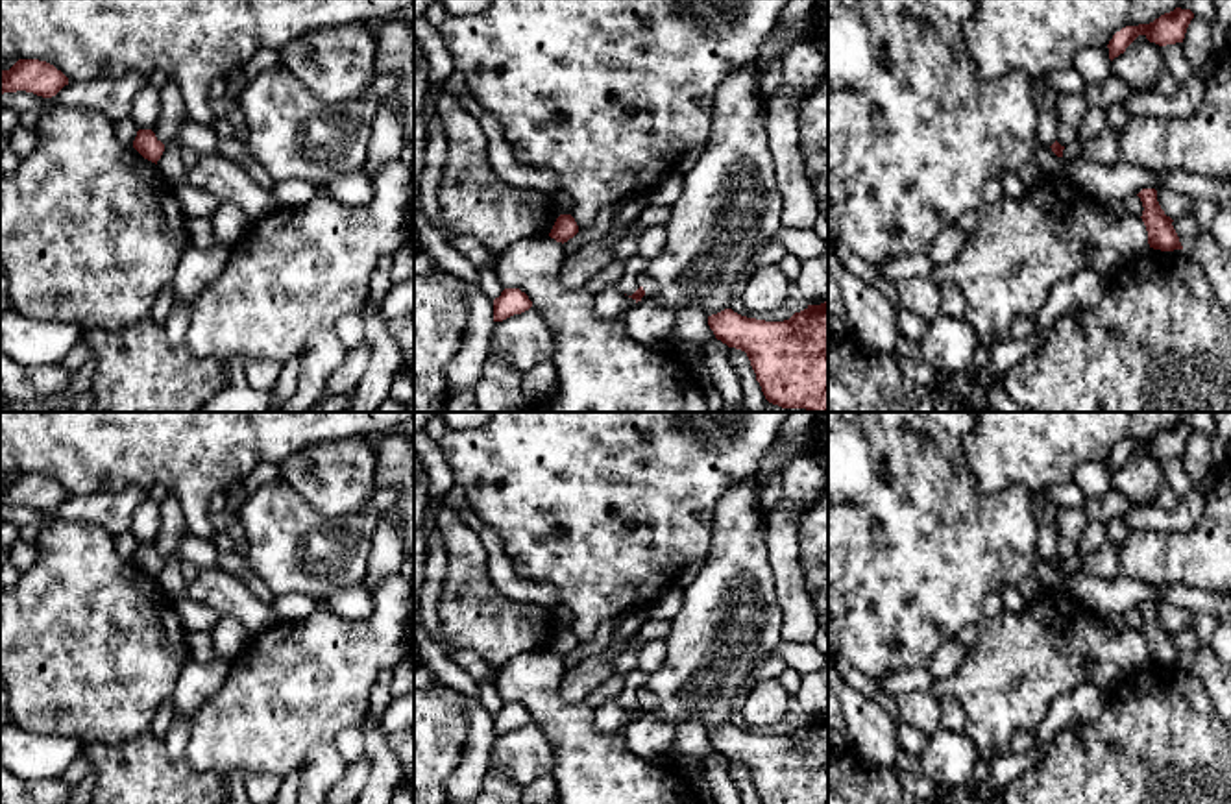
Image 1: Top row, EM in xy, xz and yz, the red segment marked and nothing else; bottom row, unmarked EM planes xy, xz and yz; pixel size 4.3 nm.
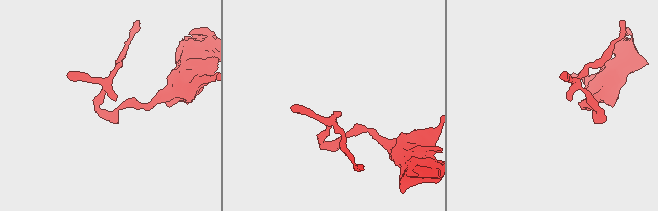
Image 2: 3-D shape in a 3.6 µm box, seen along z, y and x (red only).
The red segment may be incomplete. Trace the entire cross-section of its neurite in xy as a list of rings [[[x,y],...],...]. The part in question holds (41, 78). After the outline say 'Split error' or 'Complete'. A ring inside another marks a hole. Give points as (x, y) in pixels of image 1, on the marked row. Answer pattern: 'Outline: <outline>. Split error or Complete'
Outline: [[[18,59],[9,70],[0,68],[0,94],[26,91],[52,98],[65,85],[68,85],[68,78],[46,61]]]. Complete

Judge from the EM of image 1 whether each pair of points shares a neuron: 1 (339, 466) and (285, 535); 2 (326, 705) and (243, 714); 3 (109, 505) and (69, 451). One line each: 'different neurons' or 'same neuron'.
1: different neurons
2: same neuron
3: different neurons

